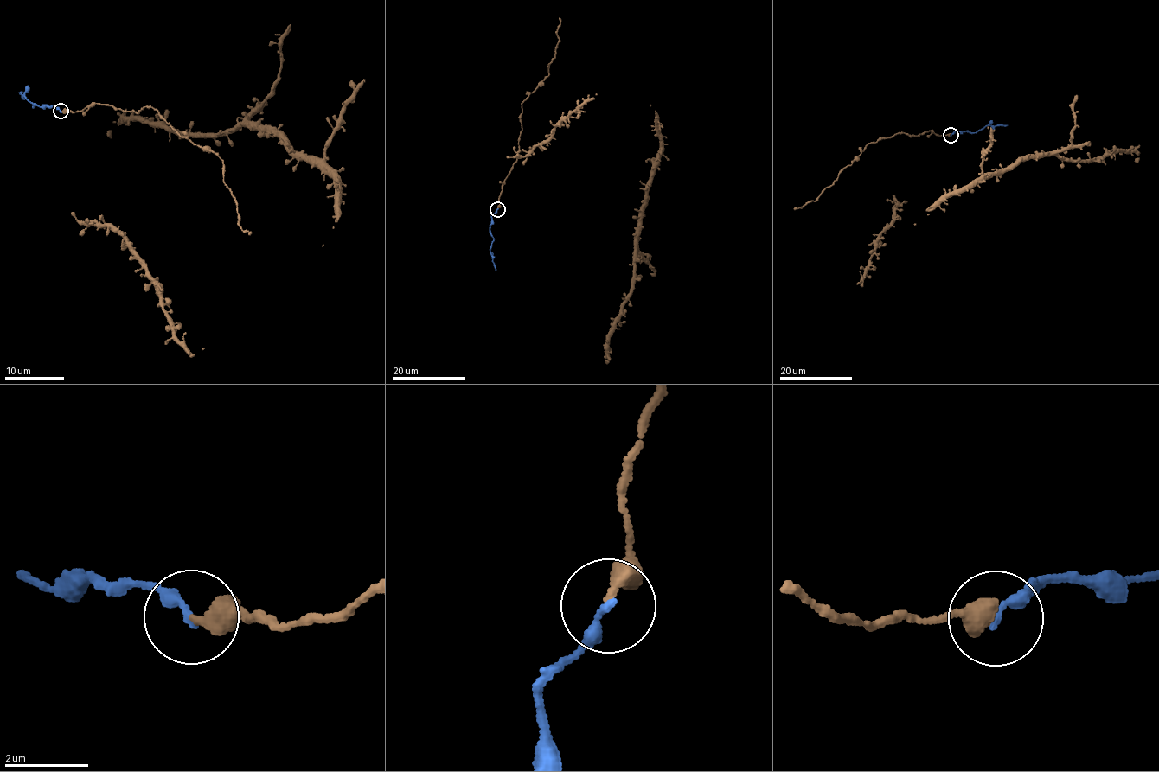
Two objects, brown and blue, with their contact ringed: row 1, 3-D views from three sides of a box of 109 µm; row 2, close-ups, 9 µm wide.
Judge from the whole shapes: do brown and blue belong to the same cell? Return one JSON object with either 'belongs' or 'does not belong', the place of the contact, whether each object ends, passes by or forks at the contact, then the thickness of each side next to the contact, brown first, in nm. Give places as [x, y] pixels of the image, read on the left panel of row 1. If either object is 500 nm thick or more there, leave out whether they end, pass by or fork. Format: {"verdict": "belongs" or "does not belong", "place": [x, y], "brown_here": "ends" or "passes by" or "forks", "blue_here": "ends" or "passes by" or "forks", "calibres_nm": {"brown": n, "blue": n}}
{"verdict": "belongs", "place": [60, 111], "brown_here": "ends", "blue_here": "ends", "calibres_nm": {"brown": 400, "blue": 240}}

